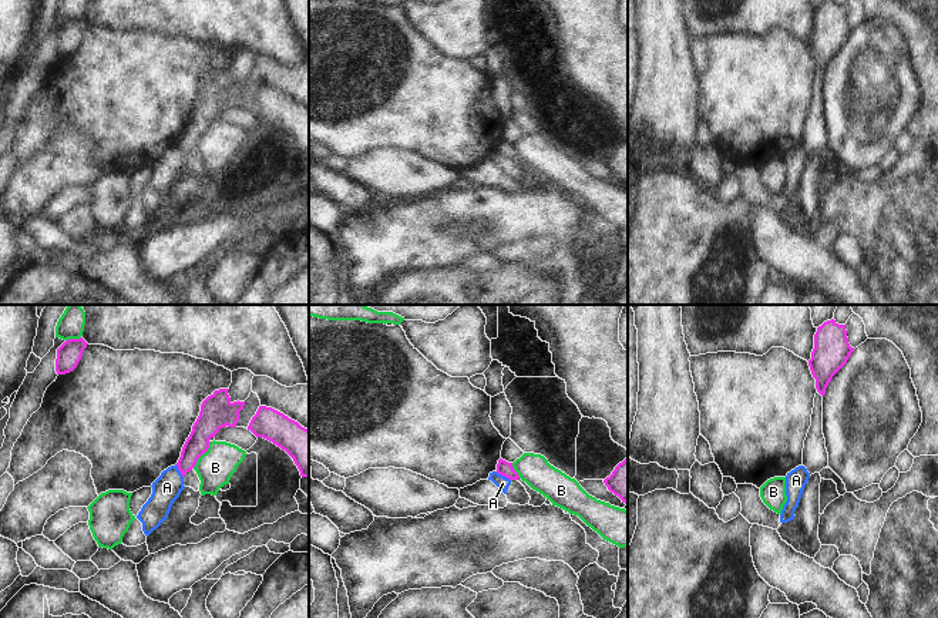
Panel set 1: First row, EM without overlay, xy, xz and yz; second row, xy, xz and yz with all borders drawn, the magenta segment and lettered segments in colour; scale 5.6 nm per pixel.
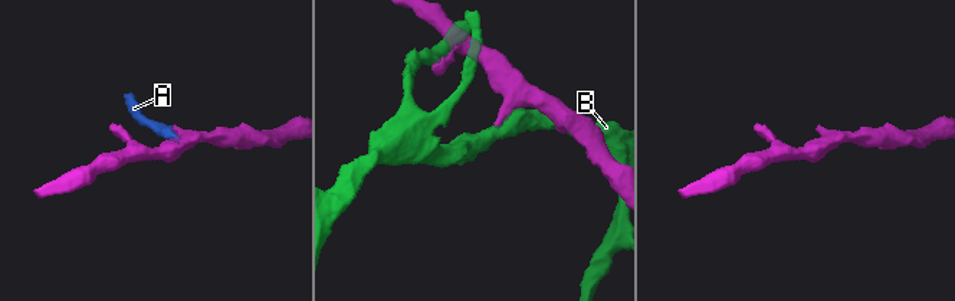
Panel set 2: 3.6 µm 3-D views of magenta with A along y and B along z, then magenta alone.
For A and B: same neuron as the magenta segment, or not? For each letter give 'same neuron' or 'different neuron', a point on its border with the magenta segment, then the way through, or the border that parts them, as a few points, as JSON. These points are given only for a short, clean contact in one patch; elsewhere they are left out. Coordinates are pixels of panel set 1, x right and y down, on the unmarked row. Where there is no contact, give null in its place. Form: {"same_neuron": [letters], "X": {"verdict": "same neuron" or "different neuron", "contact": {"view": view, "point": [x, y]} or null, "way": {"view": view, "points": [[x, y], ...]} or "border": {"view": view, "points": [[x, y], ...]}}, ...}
{"same_neuron": [], "A": {"verdict": "different neuron", "contact": {"view": "xz", "point": [503, 155]}, "border": {"view": "xz", "points": [[496, 153], [510, 161]]}}, "B": {"verdict": "different neuron", "contact": {"view": "xy", "point": [202, 134]}}}

